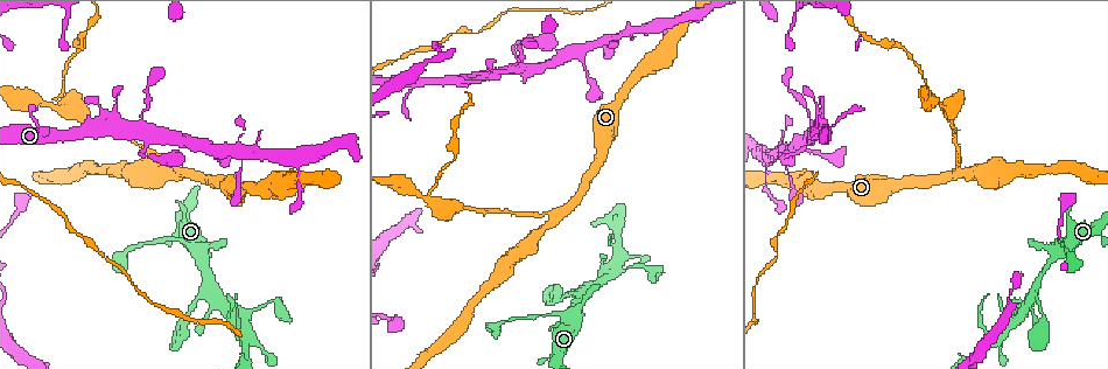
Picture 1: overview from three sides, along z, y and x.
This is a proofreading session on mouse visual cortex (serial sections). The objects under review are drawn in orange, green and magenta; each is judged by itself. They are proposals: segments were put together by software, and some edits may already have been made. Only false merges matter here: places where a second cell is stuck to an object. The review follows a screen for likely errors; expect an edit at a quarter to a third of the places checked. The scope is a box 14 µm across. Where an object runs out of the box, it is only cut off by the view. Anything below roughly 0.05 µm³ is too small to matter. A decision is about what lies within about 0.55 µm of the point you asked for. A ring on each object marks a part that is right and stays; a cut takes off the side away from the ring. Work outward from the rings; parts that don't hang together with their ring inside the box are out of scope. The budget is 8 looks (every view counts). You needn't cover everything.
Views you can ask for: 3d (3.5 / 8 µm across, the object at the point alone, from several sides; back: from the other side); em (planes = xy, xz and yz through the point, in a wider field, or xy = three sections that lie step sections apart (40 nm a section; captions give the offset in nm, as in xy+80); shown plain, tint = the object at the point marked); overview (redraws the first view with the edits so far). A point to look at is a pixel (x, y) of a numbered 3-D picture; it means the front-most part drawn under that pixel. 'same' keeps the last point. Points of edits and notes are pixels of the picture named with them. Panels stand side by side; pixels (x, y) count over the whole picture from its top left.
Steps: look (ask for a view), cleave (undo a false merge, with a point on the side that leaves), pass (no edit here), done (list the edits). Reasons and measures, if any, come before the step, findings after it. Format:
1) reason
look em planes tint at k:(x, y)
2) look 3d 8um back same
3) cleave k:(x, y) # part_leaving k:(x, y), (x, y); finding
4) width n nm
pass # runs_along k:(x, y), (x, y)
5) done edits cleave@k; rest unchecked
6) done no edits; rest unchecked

thin arm on a thick one
look 3d 3.5um at 1:(518, 69)

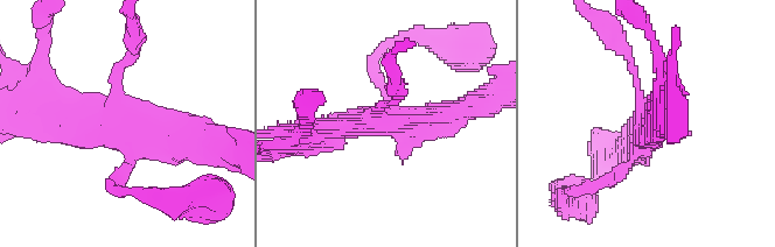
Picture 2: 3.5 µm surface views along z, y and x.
shape alone is not enough
look em xy step 1 tint at 2:(385, 117)

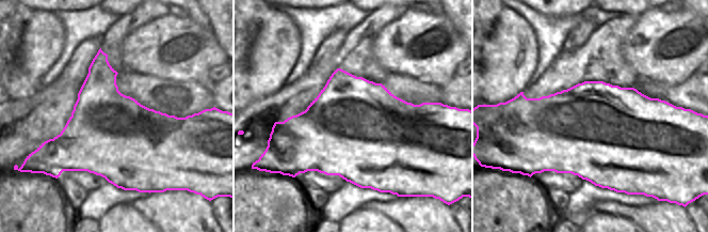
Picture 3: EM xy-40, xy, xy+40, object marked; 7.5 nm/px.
pass # runs_along 2:(57, 104), (97, 133), (204, 143); continuous, no second cell

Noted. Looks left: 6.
side arm on a straight run
look 3d 8um at 1:(957, 172)

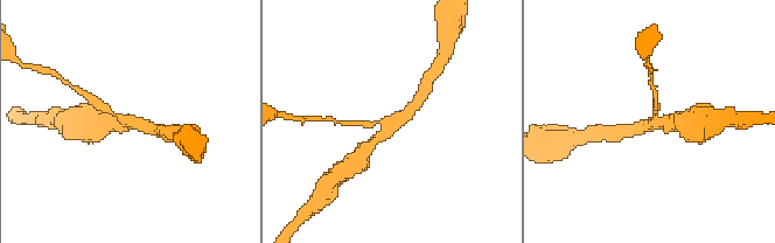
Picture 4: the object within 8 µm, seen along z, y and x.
look em xy step 2 tint at 4:(655, 122)

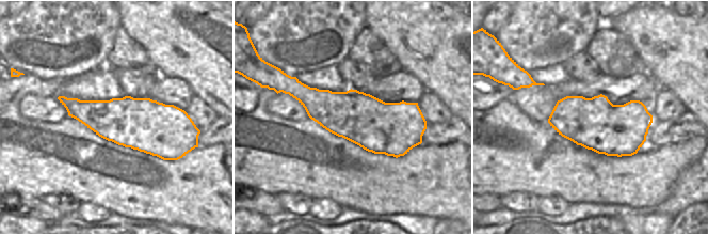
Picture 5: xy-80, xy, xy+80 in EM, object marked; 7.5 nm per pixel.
pass # all the same cell

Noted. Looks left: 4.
thin arm on a thick one
look 3d 3.5um at 1:(941, 106)

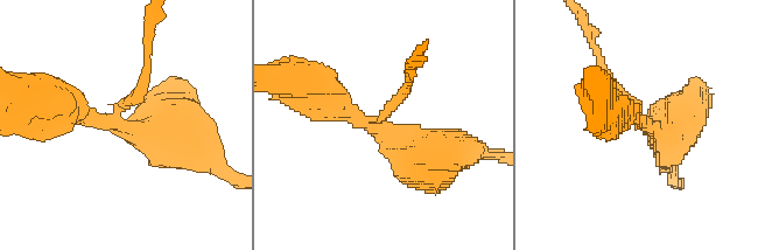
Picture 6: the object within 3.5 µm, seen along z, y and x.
look em xy step 2 tint at 6:(119, 125)

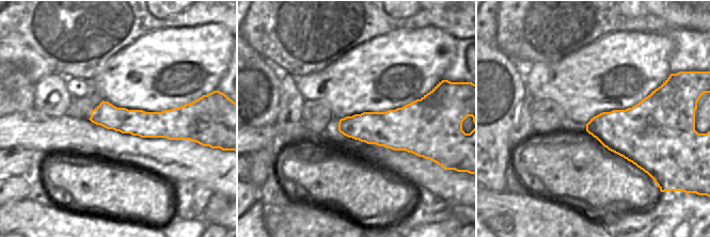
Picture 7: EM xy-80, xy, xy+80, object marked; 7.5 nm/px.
look em xy step 1 tint same

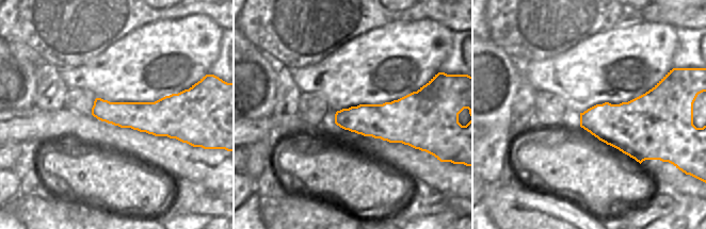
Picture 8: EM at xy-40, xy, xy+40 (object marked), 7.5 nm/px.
arm_widths 150, 300, 500 nm
cleave 6:(140, 96) # part_leaving 6:(117, 112), (141, 90), (148, 26); a second cell is stuck on

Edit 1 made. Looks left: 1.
done edits cleave@6; rest unchecked

